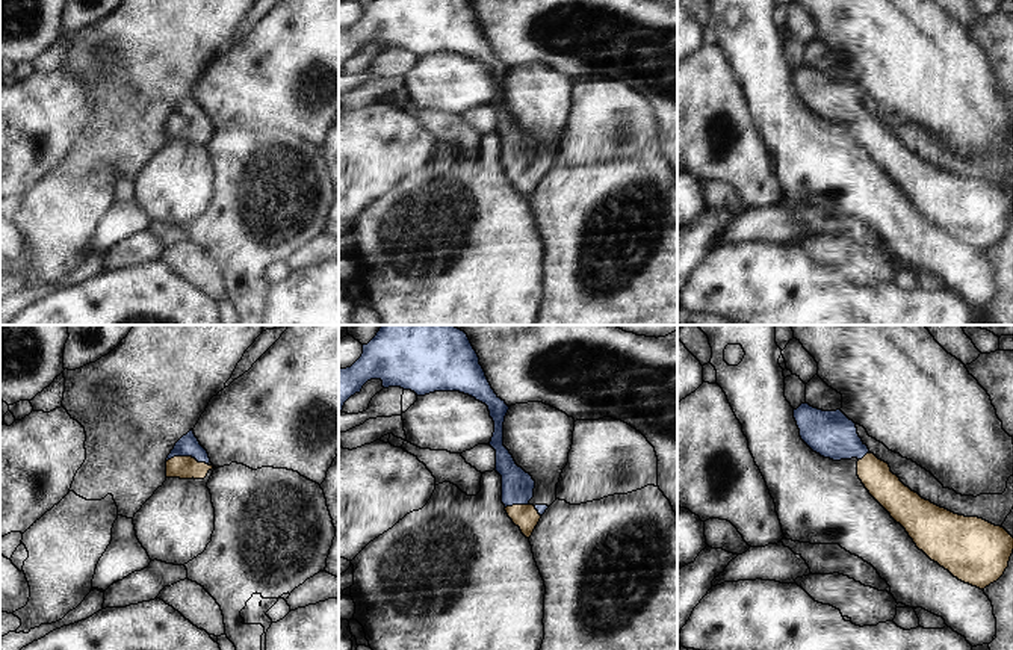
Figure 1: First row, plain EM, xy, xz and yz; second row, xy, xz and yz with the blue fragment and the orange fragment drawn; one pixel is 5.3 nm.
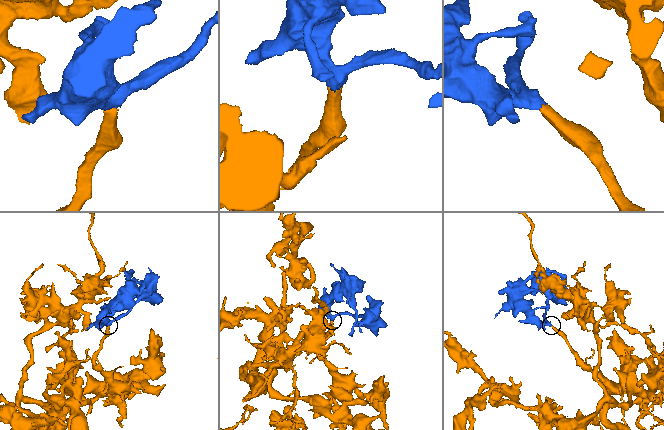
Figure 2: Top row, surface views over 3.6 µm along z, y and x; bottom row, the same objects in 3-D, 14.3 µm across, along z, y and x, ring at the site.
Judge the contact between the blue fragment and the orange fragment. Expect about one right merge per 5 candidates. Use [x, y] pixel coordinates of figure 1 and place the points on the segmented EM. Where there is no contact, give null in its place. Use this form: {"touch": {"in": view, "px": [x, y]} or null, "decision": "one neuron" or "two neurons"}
{"touch": {"in": "xy", "px": [188, 455]}, "decision": "one neuron"}

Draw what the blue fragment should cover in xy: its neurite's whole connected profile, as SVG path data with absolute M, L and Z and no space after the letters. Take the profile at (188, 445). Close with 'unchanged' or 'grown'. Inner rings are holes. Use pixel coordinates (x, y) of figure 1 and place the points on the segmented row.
M194 431L183 435L166 458L166 478L204 479L215 469Z; grown

